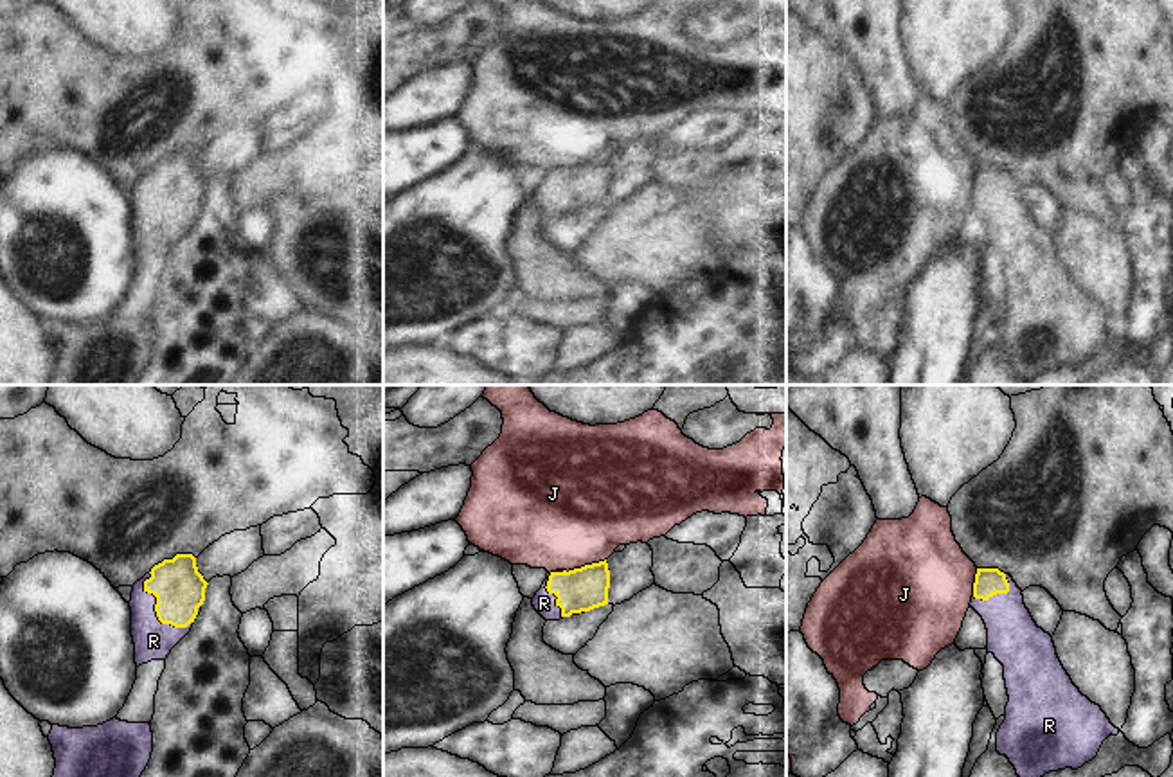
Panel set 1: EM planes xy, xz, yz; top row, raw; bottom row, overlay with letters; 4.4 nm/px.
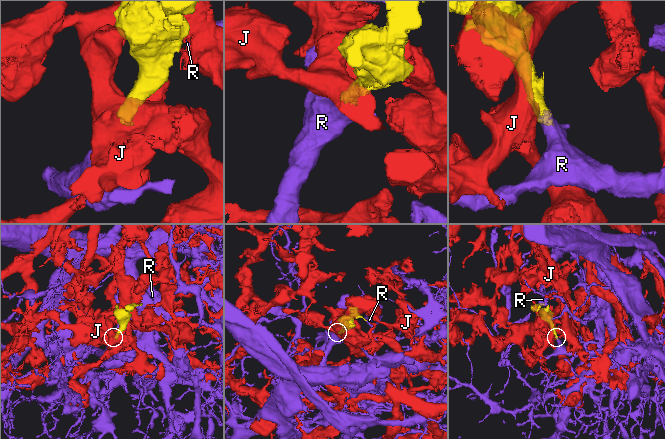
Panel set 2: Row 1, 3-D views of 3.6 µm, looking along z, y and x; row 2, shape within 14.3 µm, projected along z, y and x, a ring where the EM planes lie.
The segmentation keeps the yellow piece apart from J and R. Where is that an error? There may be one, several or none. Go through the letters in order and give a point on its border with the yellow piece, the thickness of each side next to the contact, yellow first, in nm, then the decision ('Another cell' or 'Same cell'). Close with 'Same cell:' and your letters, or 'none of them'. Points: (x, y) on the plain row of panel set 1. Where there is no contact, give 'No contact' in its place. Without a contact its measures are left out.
J: Touches yellow at xz (585, 162). Thickness 190 nm (yellow) against 500 nm. Another cell
R: Touches yellow at xy (155, 205). Thickness 220 nm (yellow) against 180 nm. Same cell
Same cell: R.

